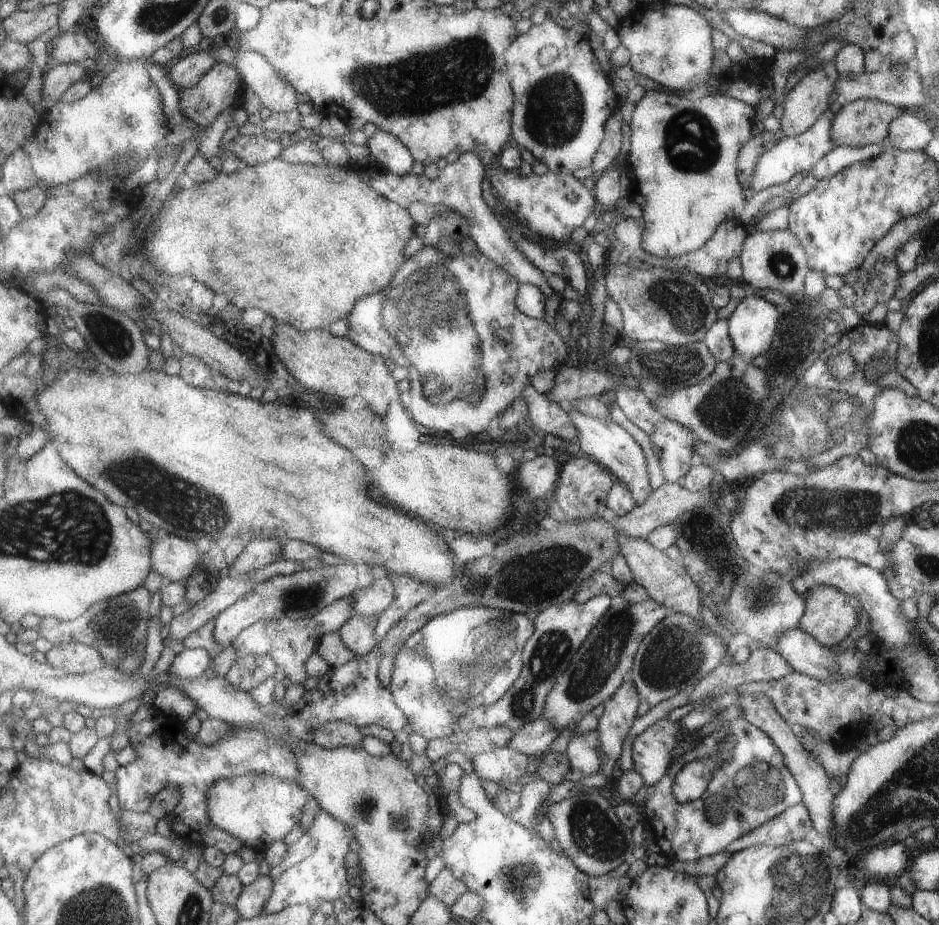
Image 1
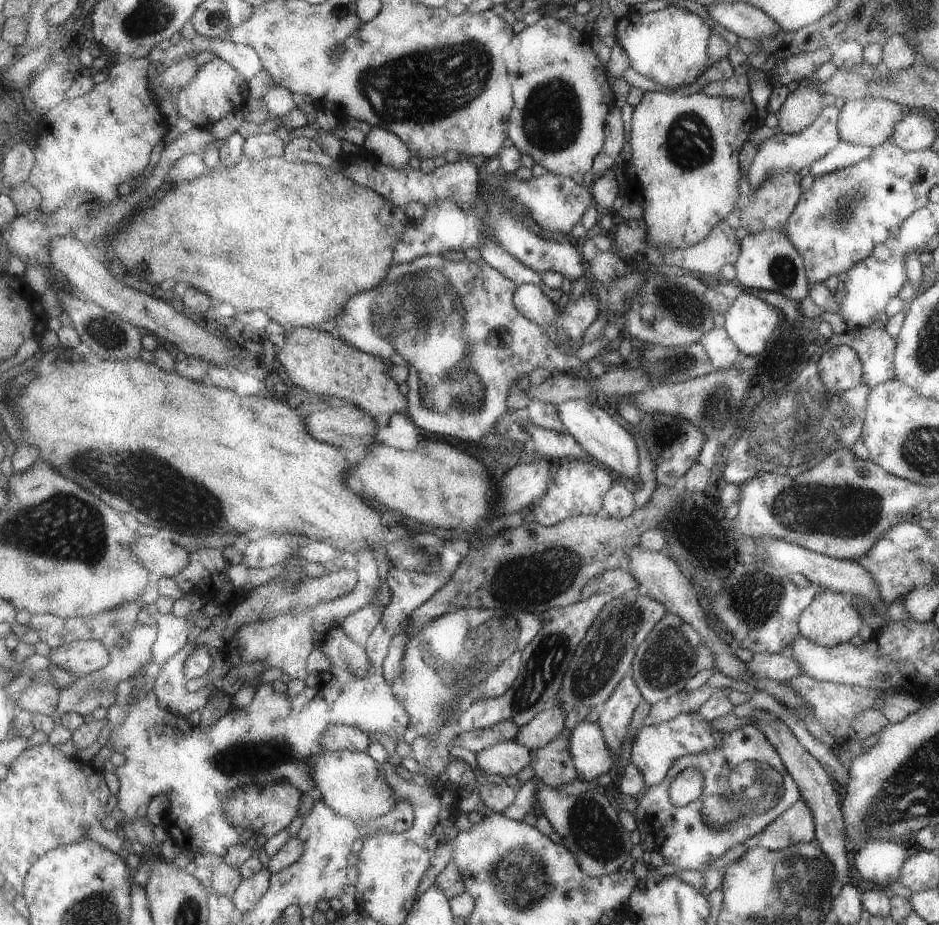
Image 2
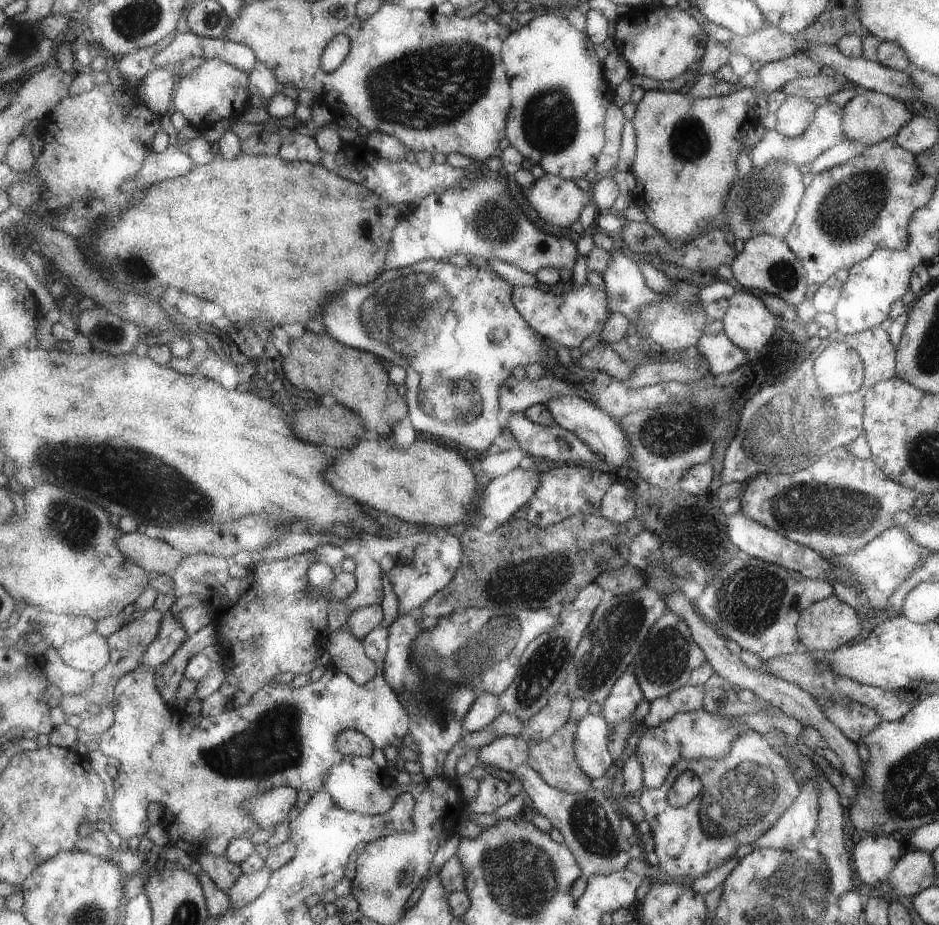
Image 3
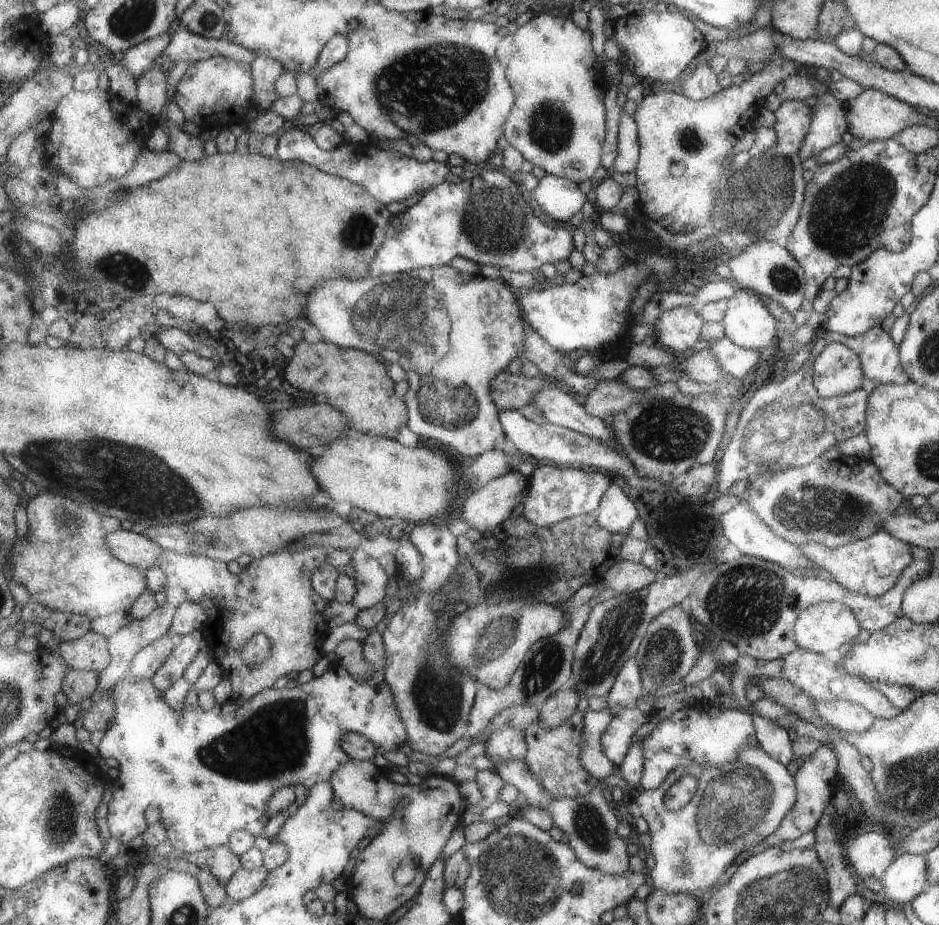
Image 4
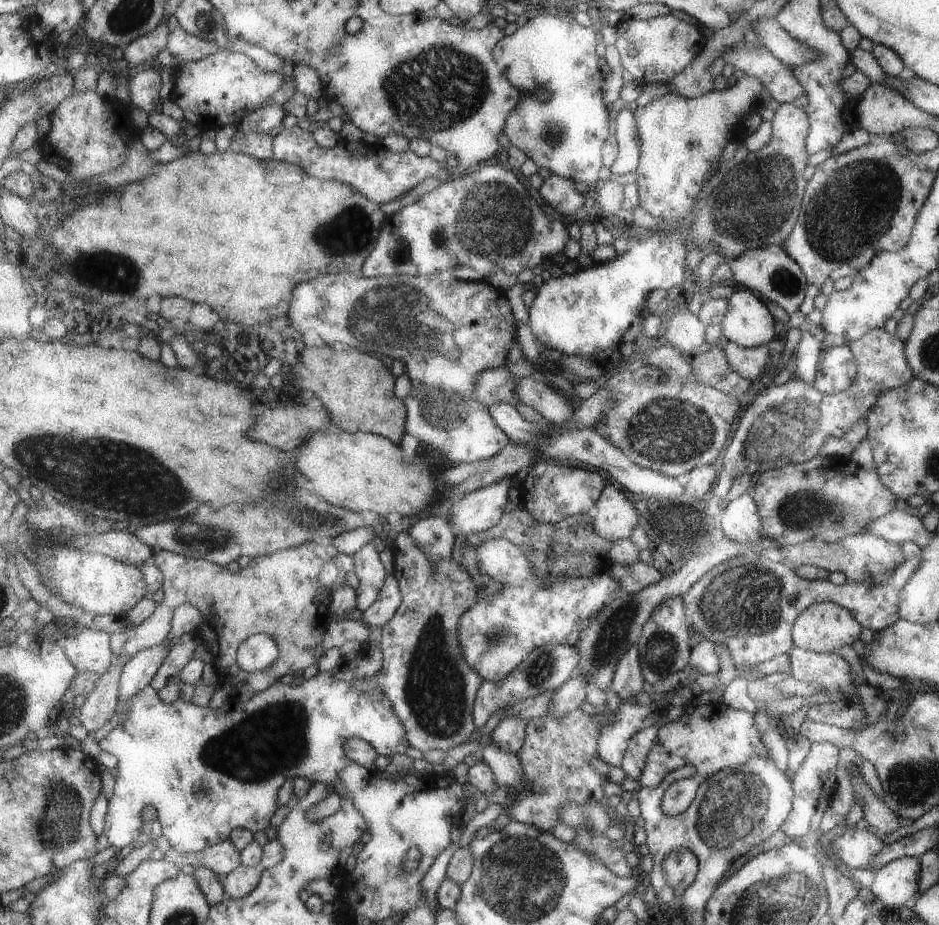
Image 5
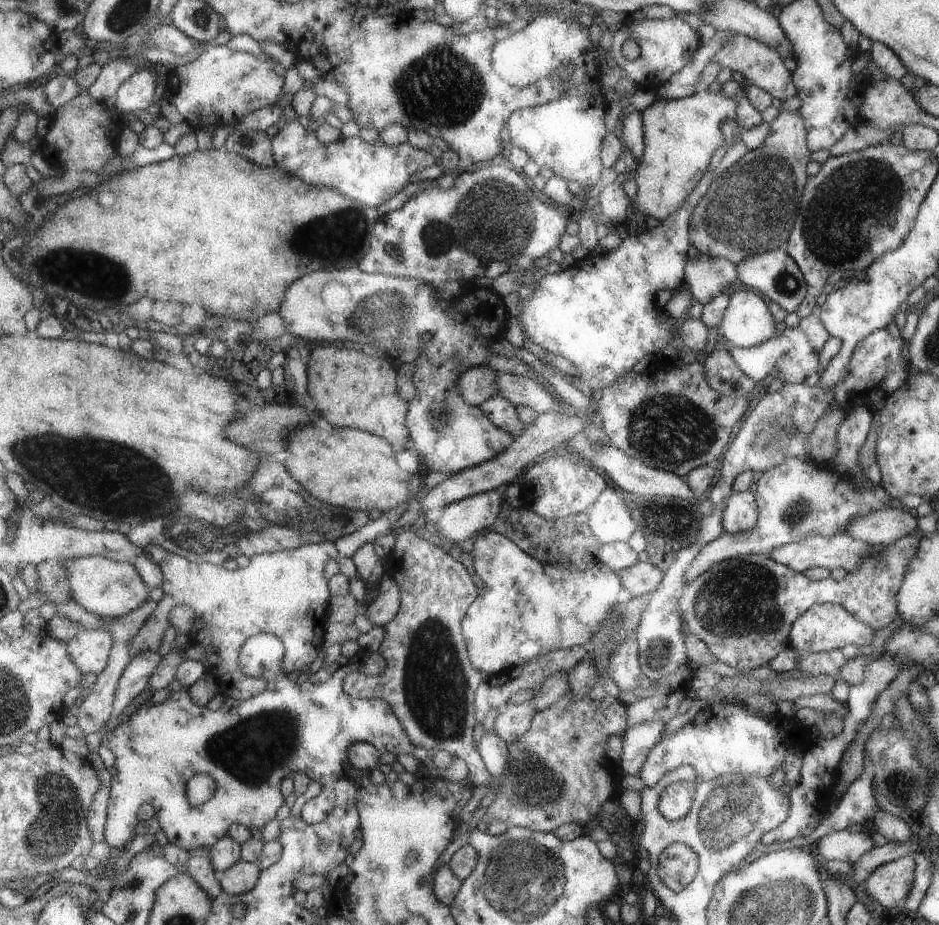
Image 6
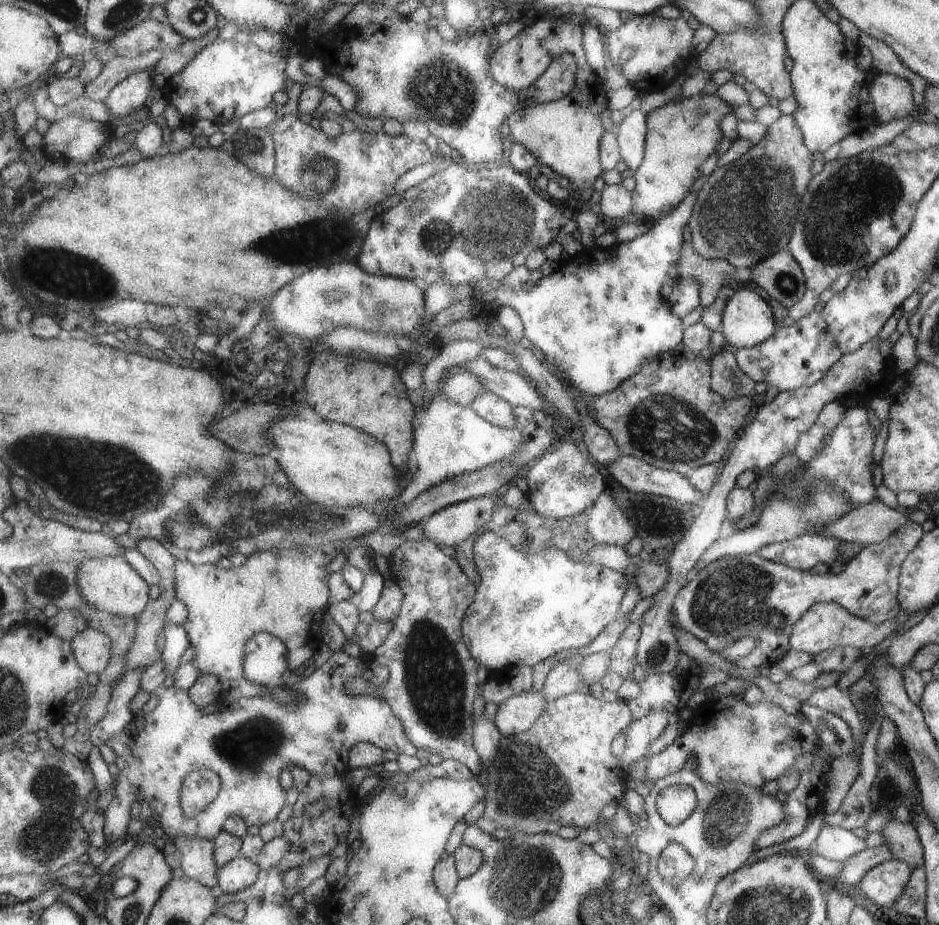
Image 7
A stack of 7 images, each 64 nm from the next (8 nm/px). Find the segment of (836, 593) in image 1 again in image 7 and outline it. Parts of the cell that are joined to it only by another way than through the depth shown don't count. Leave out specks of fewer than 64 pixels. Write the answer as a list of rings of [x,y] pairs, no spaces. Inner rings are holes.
[[[813,604],[793,626],[791,626],[791,636],[789,636],[789,648],[791,650],[801,650],[807,652],[809,656],[821,654],[825,650],[833,650],[833,648],[845,648],[845,646],[855,646],[855,648],[863,648],[863,650],[871,650],[873,646],[877,646],[879,642],[883,642],[885,638],[889,638],[891,634],[897,634],[897,630],[903,624],[897,624],[895,618],[889,622],[881,622],[881,624],[873,624],[861,618],[855,618],[853,614],[849,614],[843,606],[839,604]]]

